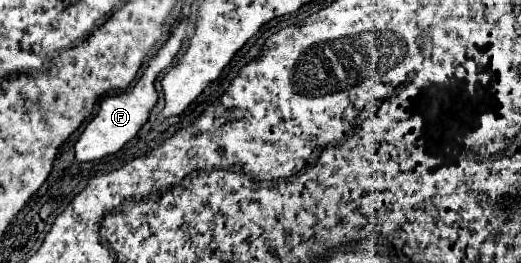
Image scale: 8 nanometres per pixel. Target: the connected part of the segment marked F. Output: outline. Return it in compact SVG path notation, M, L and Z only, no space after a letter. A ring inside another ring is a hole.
M188 21L180 22L173 29L172 36L162 45L156 56L150 60L148 68L144 70L142 78L138 80L138 84L134 88L130 88L128 92L122 92L118 96L108 96L100 102L98 114L86 124L80 140L76 142L76 160L78 162L94 162L94 160L102 160L110 154L116 154L126 142L130 142L138 134L138 130L148 120L148 112L152 110L152 106L158 100L158 94L156 94L156 88L154 88L156 76L172 64L172 60L174 60L183 43L182 40L186 37L187 26Z

